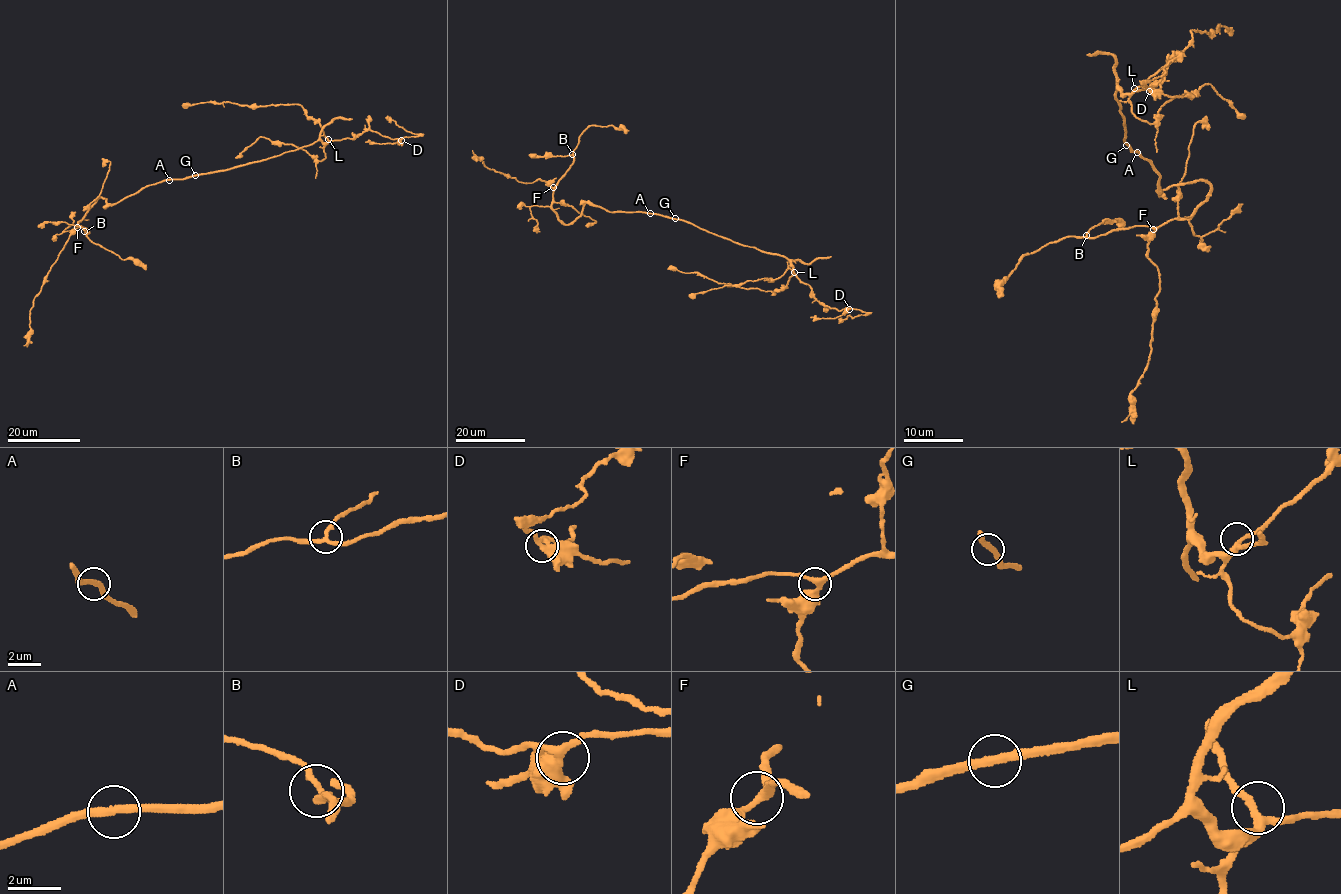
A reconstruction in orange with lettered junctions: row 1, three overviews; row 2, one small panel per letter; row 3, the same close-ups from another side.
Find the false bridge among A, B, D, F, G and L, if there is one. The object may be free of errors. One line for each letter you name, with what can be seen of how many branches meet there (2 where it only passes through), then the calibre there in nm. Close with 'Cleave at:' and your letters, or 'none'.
Cleave at: none

